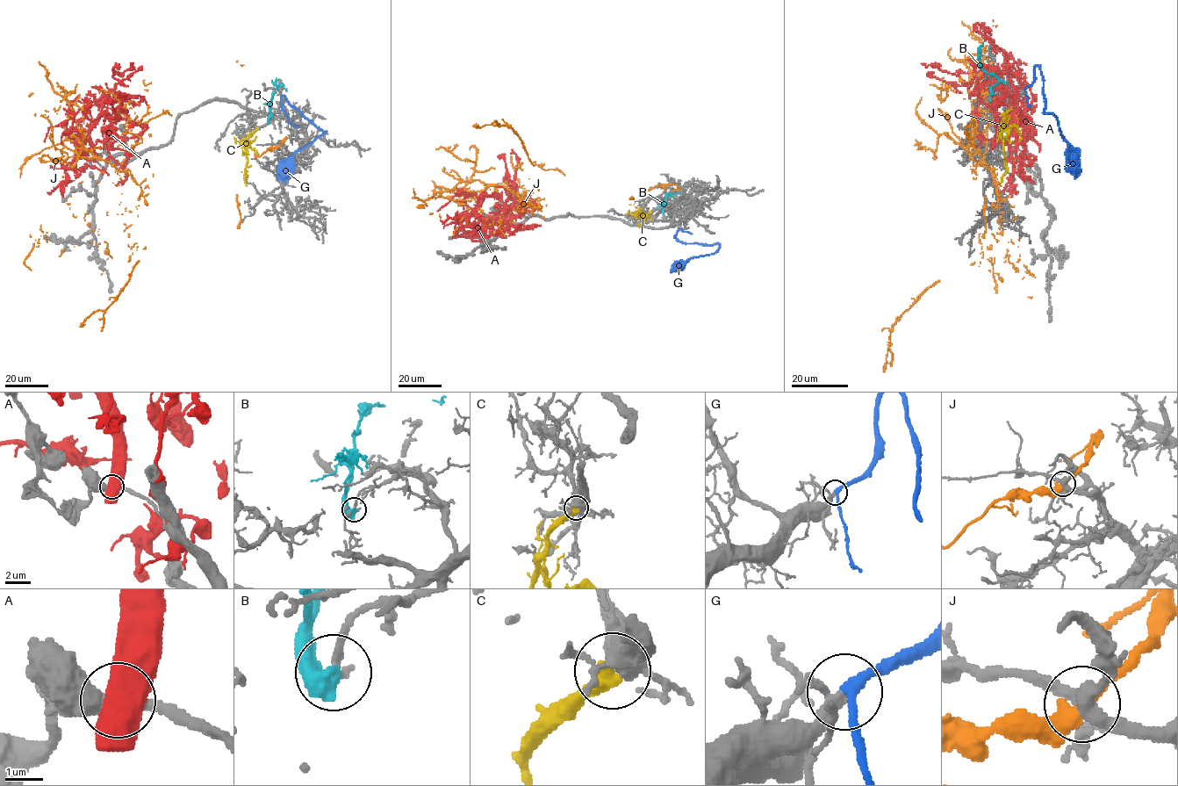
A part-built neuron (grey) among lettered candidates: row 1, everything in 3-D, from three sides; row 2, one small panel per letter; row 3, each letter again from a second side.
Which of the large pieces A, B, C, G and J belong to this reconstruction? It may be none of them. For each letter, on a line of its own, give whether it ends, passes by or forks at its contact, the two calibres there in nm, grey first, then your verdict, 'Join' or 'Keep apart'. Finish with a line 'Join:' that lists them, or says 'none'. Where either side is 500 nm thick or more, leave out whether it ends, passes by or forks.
A: Thickness 400 nm (grey) against 550 nm. Keep apart
B: Thickness 240 nm (grey) against 650 nm. Keep apart
C: It ends there. Thickness 480 nm (grey) against 480 nm. Join
G: It passes by. Thickness 280 nm (grey) against 280 nm. Join
J: It passes by. Thickness 360 nm (grey) against 400 nm. Keep apart
Join: C, G

